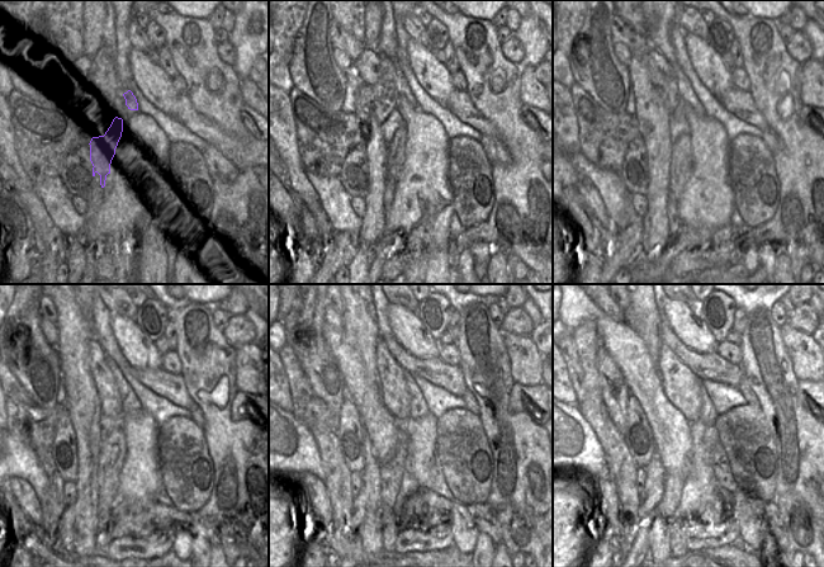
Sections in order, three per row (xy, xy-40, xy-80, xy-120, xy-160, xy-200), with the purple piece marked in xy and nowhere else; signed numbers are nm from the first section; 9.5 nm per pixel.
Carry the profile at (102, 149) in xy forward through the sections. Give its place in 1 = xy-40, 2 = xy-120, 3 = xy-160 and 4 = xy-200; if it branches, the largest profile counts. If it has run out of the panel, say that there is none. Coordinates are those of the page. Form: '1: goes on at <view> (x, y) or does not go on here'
1: goes on at xy-40 (396, 150)
2: goes on at xy-120 (113, 449)
3: goes on at xy-160 (391, 473)
4: goes on at xy-200 (673, 485)

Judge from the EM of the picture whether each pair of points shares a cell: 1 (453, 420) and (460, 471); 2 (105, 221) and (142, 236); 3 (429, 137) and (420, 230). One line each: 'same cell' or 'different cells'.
1: same cell
2: same cell
3: same cell

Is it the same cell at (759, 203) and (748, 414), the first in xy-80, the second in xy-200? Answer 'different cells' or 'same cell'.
same cell

